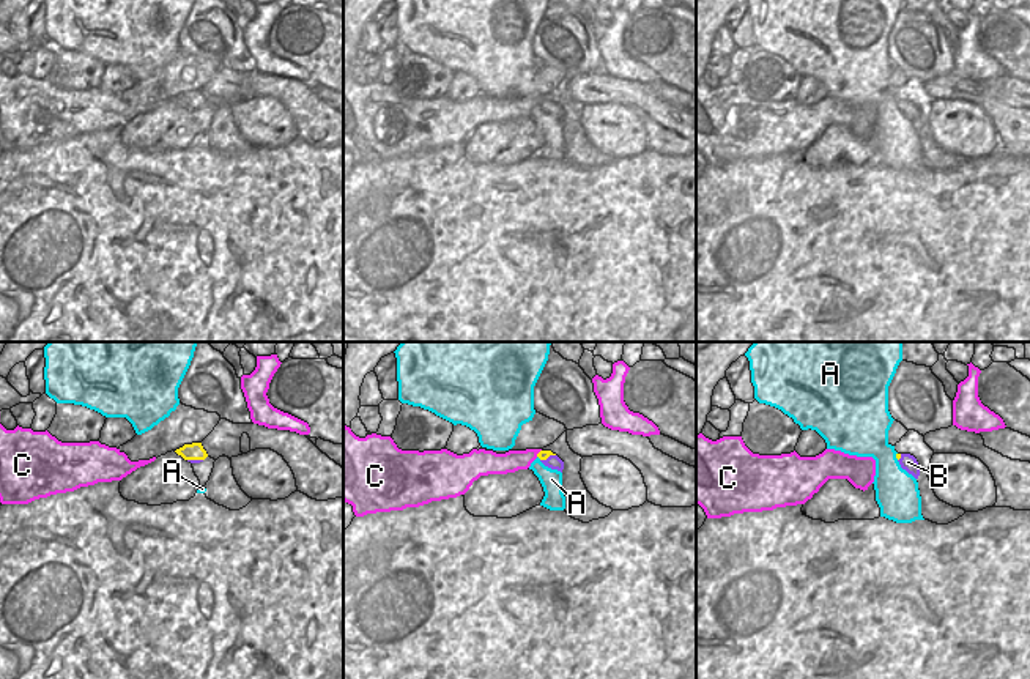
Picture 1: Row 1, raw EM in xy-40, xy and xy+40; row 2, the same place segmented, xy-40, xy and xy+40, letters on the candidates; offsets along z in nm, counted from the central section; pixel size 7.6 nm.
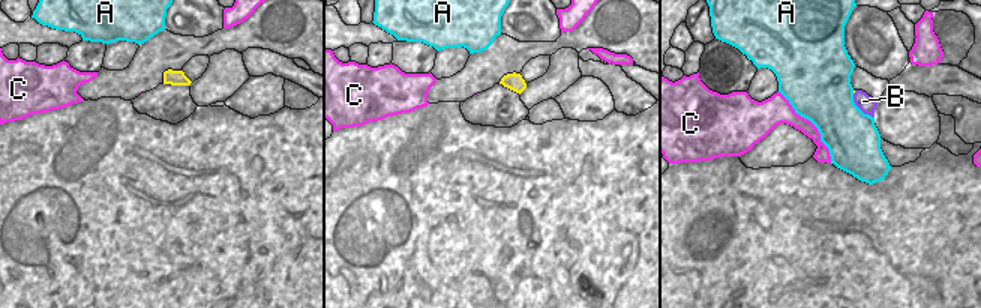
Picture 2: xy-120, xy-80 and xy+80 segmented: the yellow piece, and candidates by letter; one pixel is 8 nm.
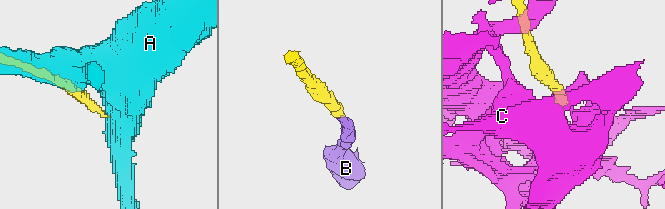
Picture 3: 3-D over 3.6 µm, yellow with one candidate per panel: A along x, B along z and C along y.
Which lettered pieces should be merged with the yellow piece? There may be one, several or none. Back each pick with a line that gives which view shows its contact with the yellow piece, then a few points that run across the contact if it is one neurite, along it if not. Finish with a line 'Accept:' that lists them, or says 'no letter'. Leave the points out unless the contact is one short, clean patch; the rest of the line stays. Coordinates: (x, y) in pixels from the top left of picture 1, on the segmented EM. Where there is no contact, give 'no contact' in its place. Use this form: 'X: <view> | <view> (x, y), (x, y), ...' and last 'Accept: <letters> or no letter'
B: xy-40 | xy-40 (194, 451), (196, 459), (188, 460)
Accept: B

